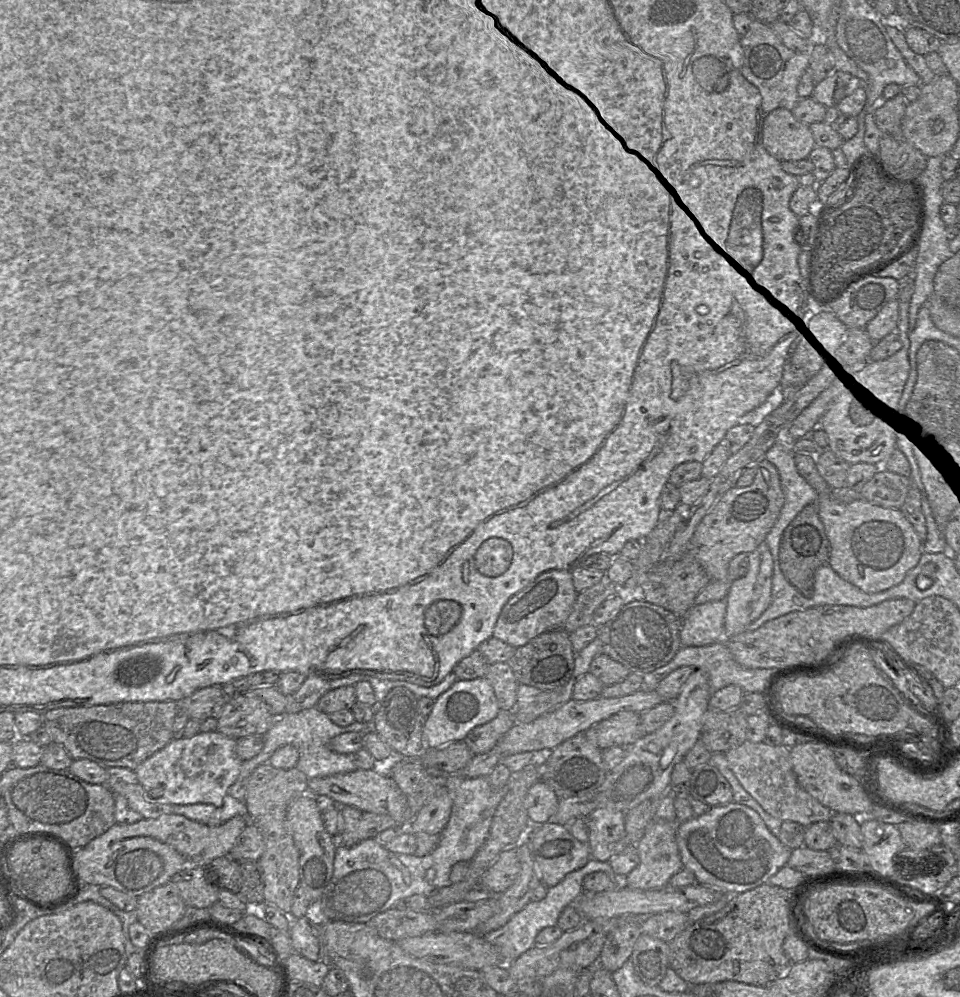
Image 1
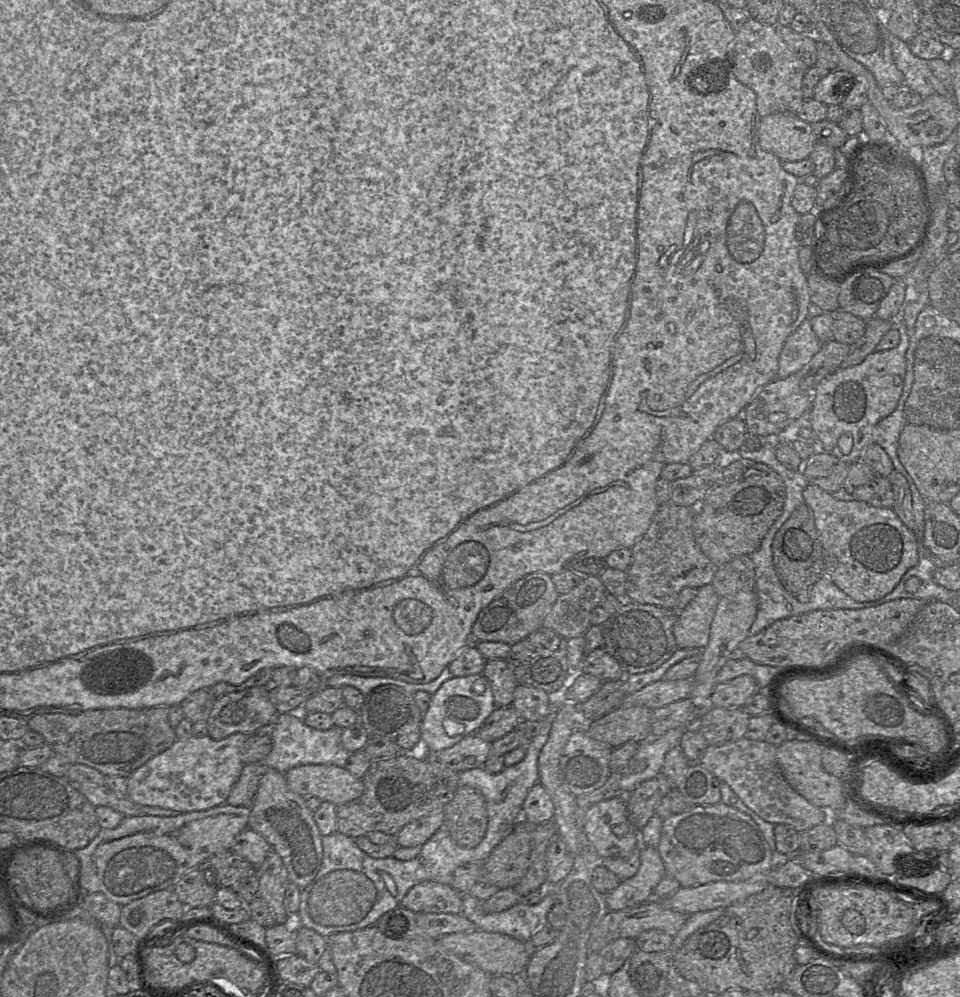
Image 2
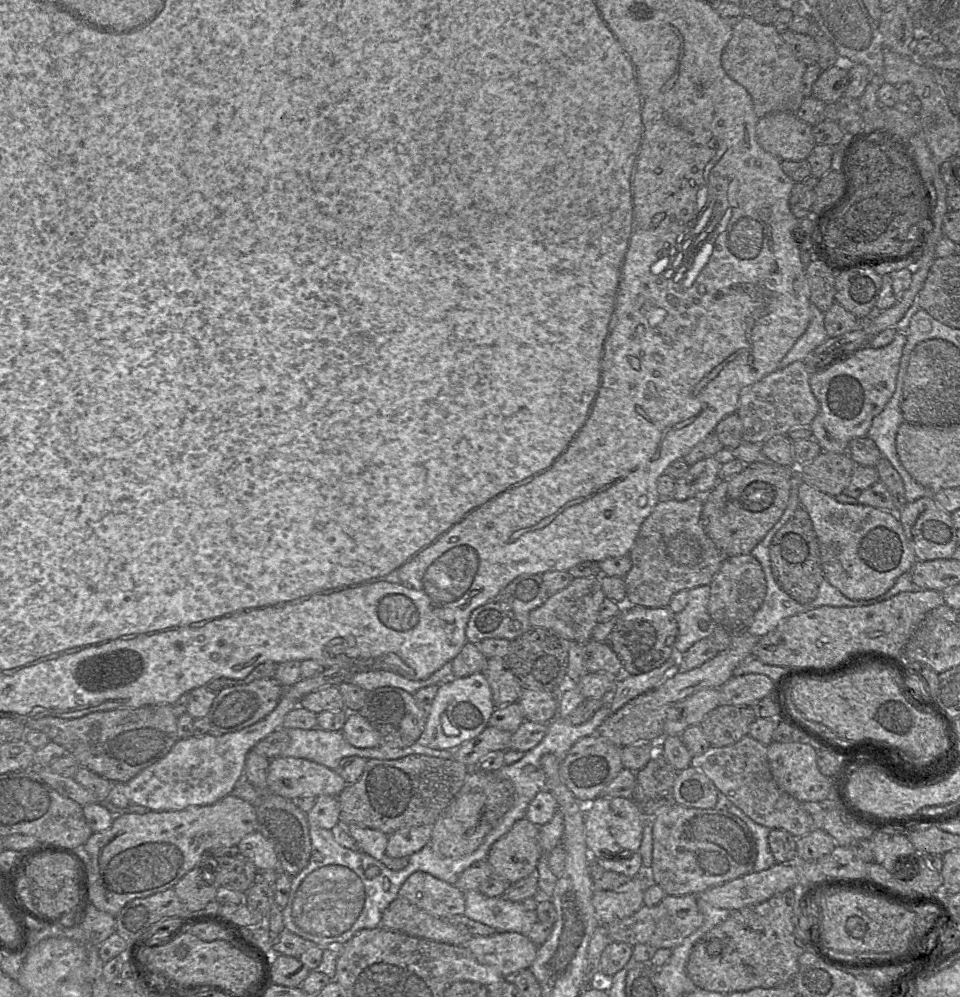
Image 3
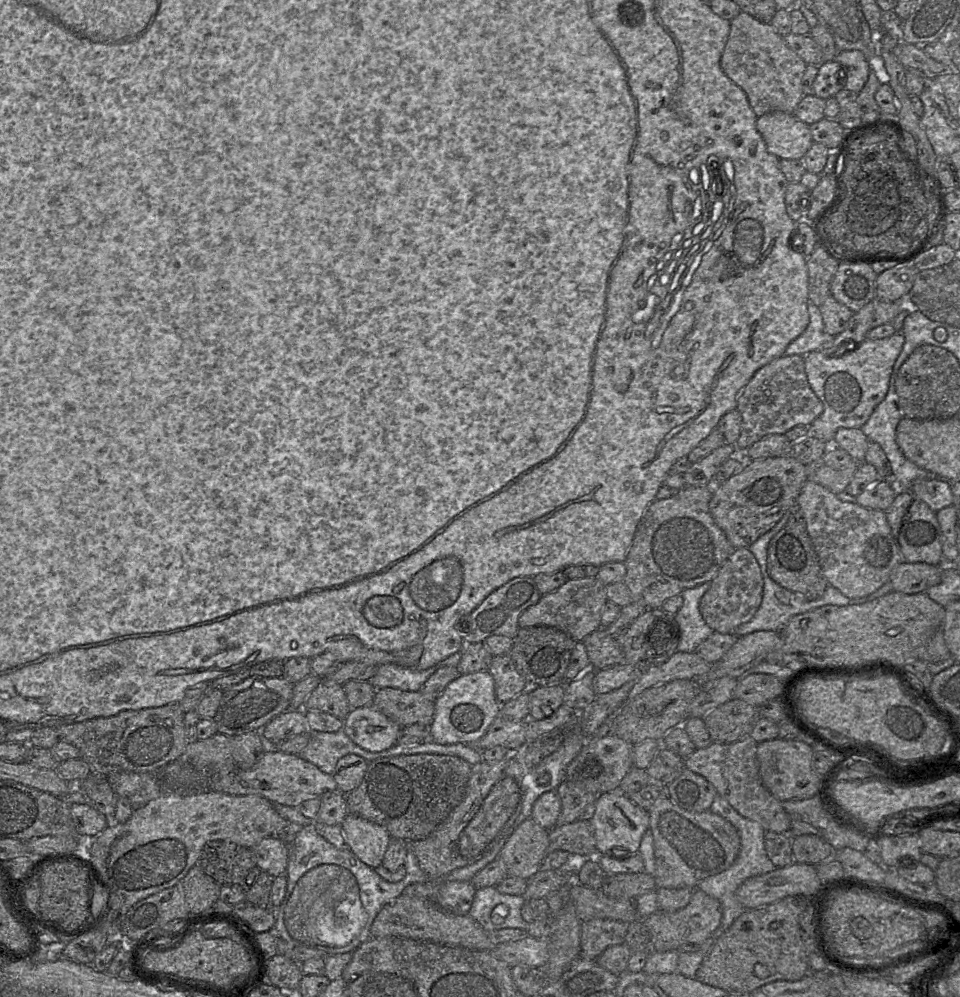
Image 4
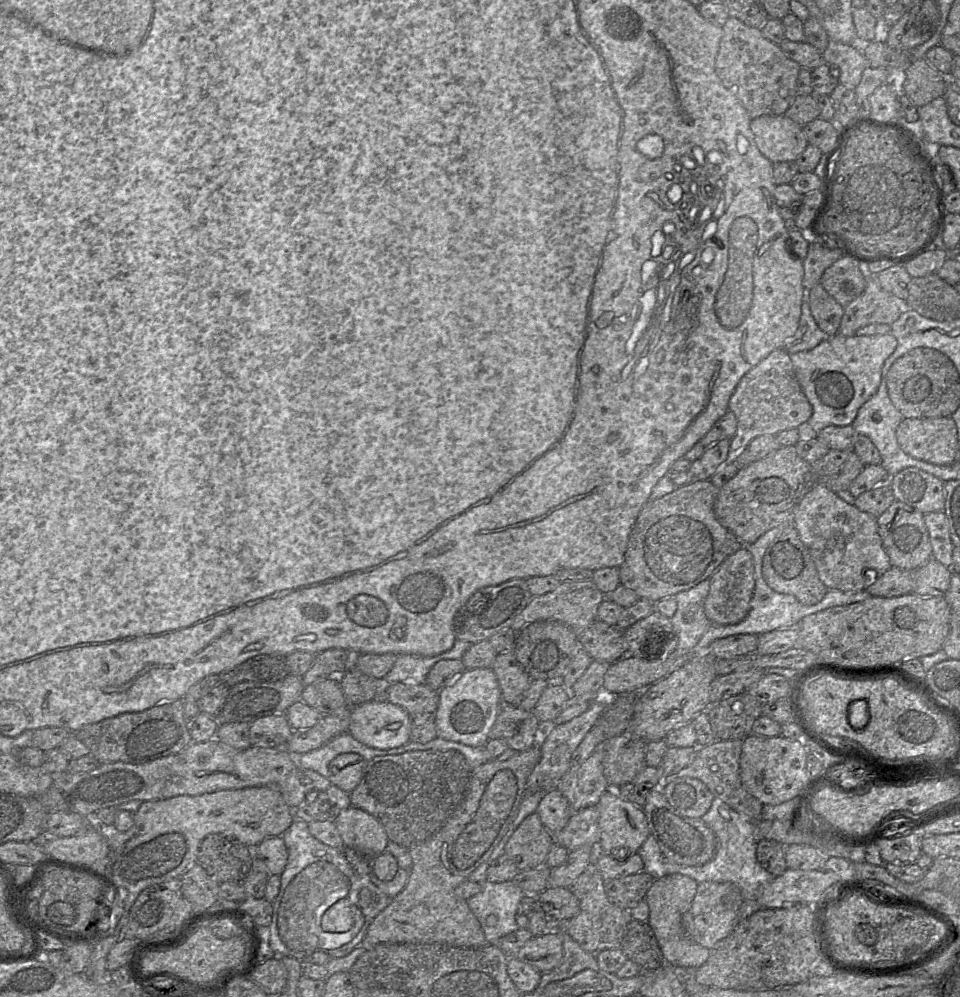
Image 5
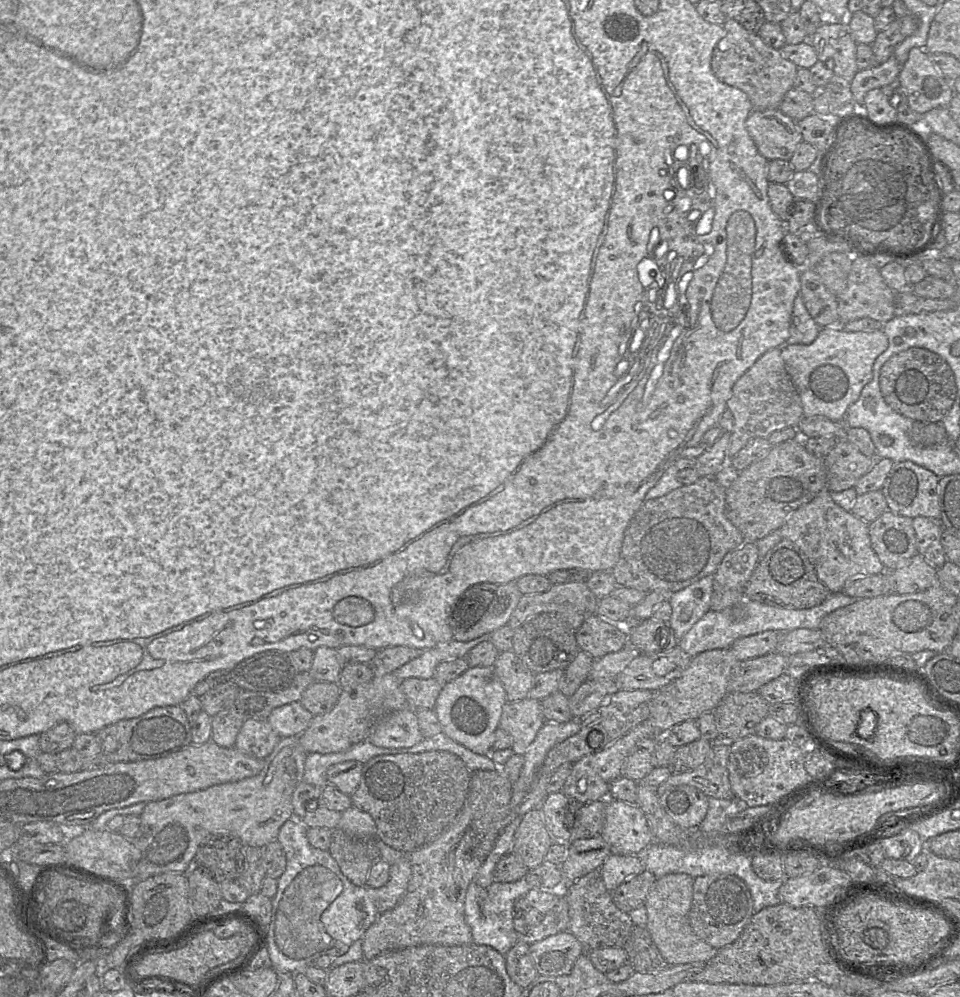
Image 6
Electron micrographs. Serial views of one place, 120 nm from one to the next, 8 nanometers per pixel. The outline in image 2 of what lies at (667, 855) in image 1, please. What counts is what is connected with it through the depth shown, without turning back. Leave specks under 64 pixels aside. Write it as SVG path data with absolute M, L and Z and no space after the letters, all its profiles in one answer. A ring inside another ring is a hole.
M642 846L640 867L637 873L605 895L610 911L619 911L638 906L653 898L653 892L666 876L664 863L657 847Z

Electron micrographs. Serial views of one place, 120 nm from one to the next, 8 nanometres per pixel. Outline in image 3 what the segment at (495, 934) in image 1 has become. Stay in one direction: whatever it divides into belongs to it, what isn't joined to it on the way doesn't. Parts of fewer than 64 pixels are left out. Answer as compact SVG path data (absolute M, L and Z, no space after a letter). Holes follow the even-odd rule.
M478 889L465 891L464 915L486 924L497 932L513 931L527 935L538 921L535 910L527 910L522 902L504 897L488 897Z

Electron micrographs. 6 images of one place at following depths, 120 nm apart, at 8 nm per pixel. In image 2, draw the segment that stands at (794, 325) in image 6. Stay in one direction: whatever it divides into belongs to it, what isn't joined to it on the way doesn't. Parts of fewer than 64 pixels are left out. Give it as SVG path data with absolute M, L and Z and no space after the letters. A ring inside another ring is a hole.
M811 303L802 324L787 338L779 355L778 379L797 373L821 349L823 343L812 329L812 319L822 313L821 308Z

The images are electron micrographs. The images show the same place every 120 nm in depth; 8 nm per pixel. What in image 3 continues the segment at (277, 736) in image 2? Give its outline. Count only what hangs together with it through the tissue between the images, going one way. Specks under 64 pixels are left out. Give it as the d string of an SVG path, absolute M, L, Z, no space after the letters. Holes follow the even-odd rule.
M321 728L311 730L287 729L289 745L280 756L295 757L311 760L331 770L336 770L340 761L345 757L359 756L365 759L399 759L408 755L426 755L443 759L453 759L453 750L439 750L429 747L423 741L416 741L405 748L357 748L351 745L342 734L342 731L327 731Z

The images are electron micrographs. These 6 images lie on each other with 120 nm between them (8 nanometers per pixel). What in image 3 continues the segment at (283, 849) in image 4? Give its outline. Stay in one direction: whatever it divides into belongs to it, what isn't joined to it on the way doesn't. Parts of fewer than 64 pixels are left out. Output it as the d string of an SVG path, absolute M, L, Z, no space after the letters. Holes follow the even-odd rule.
M259 831L246 835L237 847L255 864L258 870L280 870L273 843Z

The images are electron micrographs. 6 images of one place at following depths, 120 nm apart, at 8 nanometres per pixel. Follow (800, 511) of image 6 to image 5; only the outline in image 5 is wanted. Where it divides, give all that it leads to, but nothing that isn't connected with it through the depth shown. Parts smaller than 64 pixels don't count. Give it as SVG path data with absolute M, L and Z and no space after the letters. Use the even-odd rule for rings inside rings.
M817 483L802 499L792 524L810 551L819 578L829 590L865 591L892 567L878 533L877 518L848 504L825 485Z

